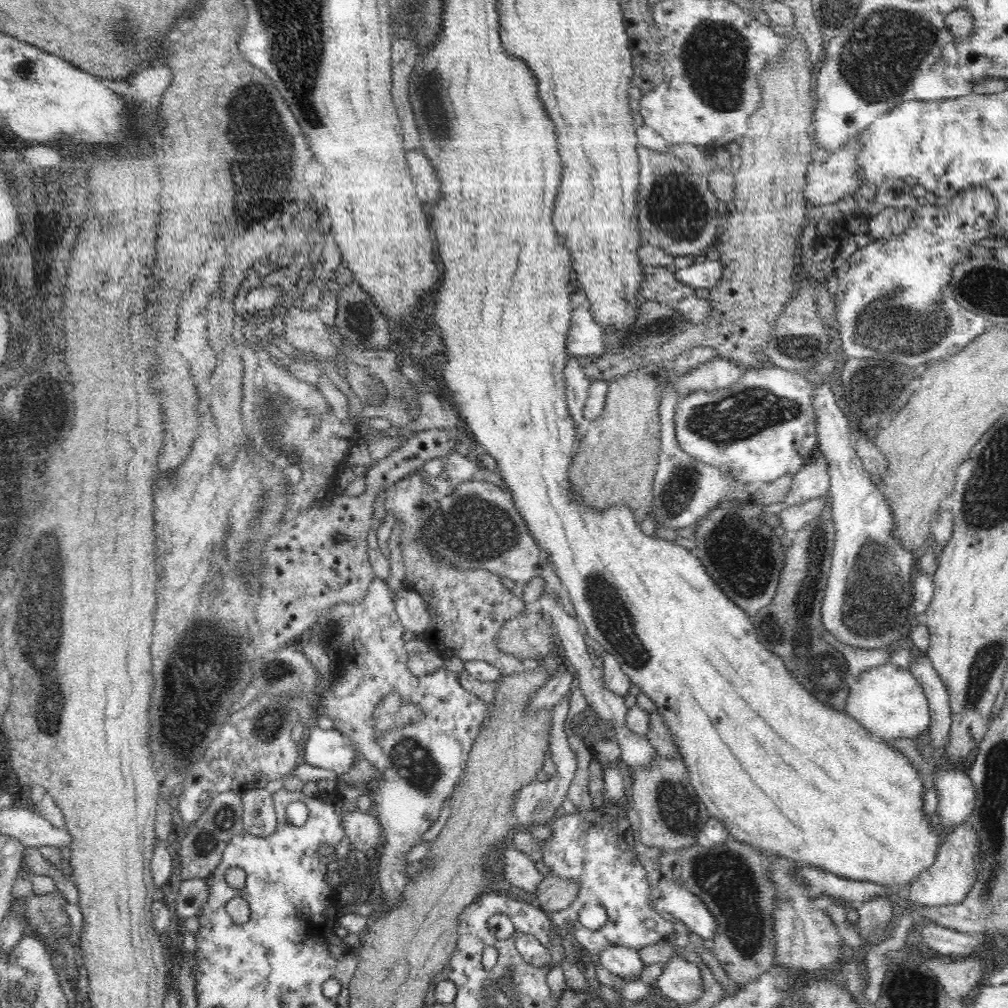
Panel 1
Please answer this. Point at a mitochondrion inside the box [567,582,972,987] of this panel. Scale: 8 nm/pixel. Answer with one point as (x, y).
(724, 875)

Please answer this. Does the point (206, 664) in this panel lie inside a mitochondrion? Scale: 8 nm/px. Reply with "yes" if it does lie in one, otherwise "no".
yes

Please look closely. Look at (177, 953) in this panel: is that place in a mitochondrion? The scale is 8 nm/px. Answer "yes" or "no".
no

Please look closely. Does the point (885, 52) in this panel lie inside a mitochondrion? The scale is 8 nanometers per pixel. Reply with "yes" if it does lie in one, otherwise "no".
yes

